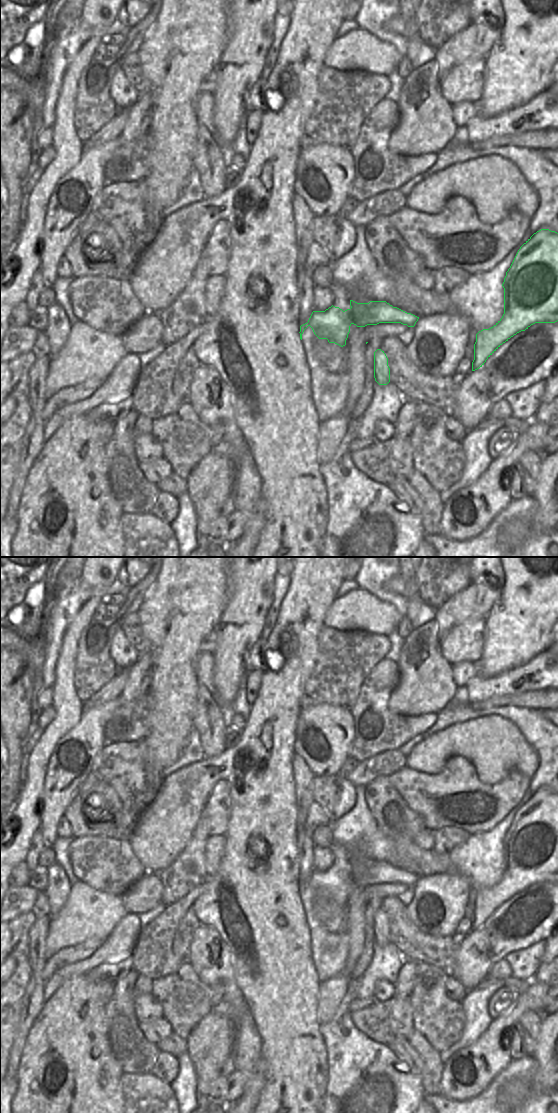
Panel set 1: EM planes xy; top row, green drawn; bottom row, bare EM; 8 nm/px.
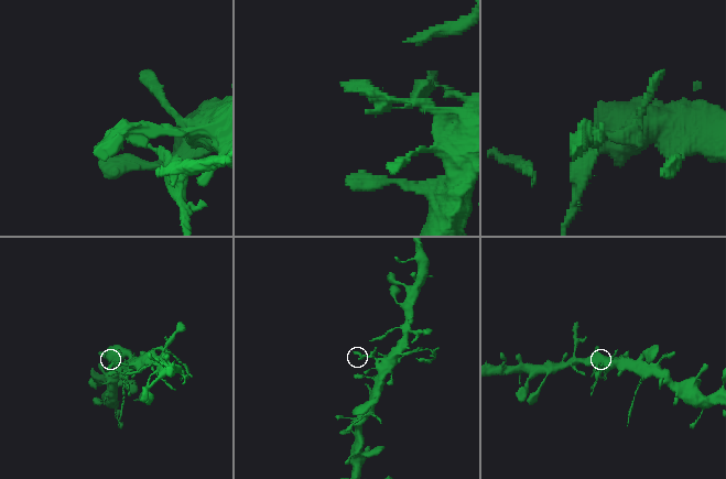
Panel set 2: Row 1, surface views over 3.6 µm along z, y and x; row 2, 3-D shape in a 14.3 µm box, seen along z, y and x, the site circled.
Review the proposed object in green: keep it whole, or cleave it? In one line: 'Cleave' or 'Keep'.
Keep.

